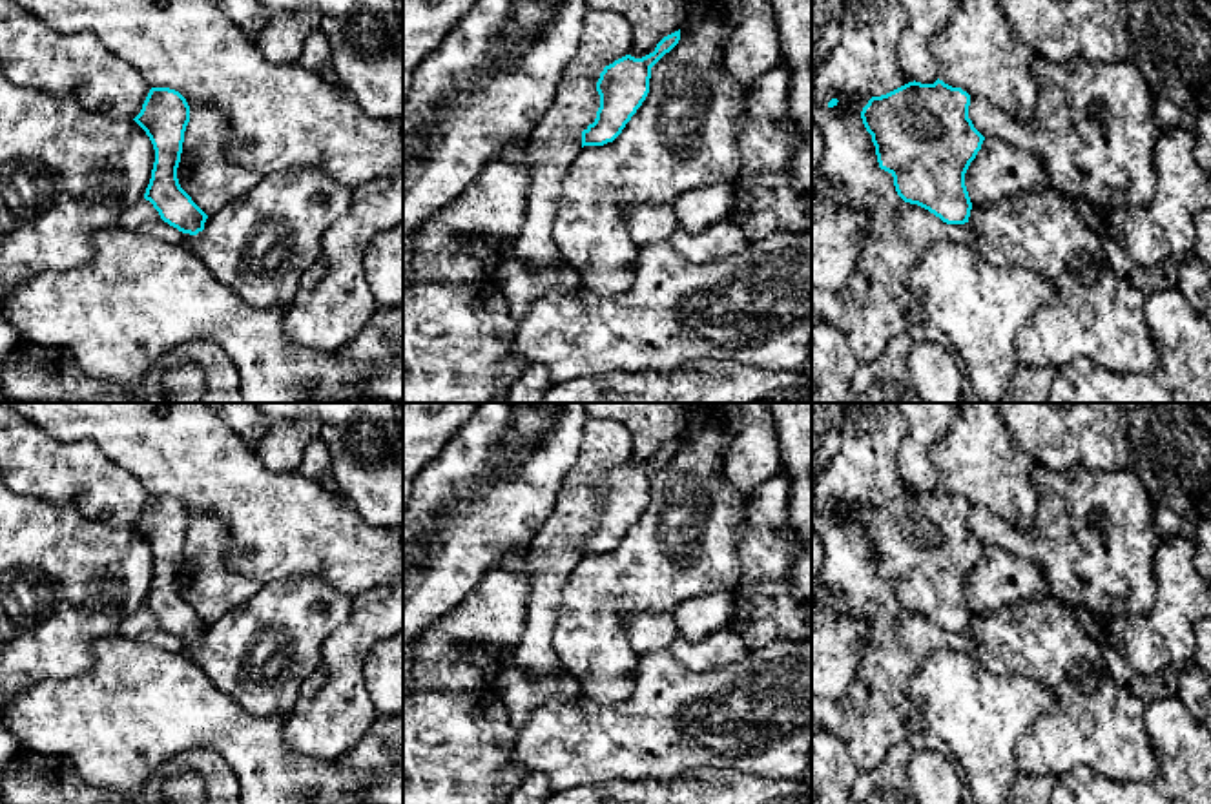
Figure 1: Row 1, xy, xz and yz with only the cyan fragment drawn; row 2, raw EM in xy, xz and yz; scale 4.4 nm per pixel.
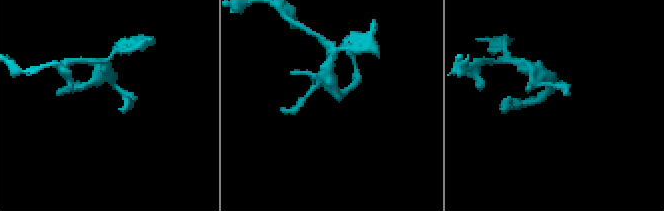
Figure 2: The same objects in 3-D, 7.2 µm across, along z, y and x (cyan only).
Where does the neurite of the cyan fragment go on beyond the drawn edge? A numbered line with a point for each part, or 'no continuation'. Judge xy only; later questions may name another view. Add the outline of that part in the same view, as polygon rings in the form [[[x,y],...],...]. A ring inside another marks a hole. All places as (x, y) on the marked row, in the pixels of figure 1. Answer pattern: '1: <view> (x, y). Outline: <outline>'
no continuation

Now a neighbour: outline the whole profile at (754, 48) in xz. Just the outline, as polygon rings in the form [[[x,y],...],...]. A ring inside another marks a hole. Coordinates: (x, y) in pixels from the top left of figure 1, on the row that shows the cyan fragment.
[[[739,0],[739,26],[726,40],[724,62],[744,82],[781,64],[777,20],[768,0]]]

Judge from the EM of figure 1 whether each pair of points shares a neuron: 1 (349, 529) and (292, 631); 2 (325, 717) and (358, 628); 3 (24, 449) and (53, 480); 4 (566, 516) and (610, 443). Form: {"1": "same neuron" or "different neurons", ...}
{"1": "different neurons", "2": "same neuron", "3": "same neuron", "4": "same neuron"}

